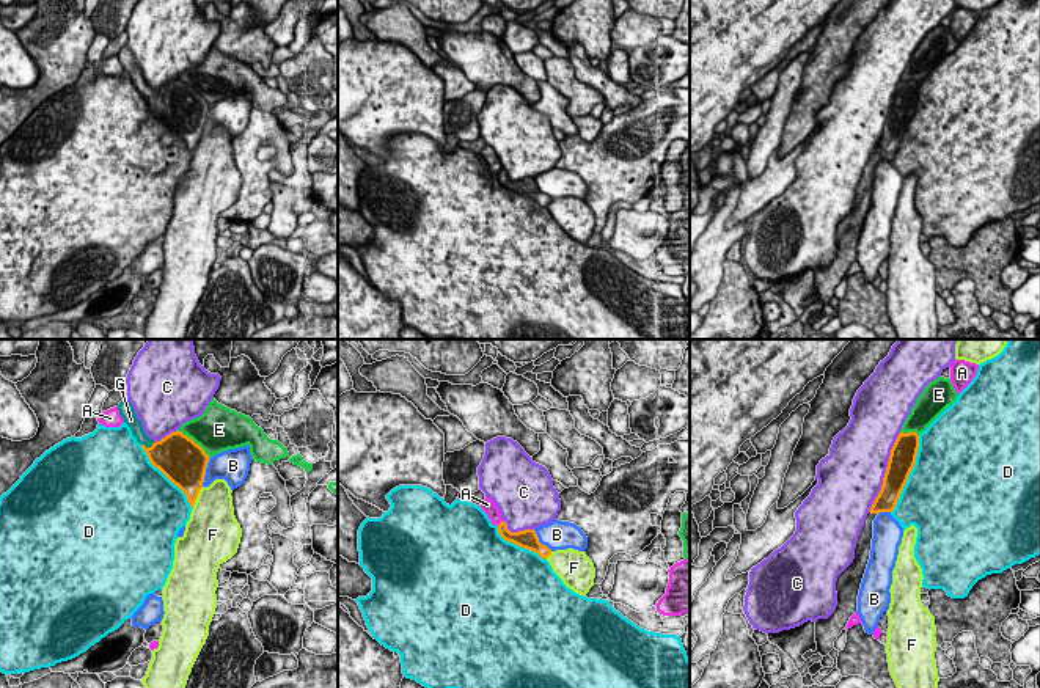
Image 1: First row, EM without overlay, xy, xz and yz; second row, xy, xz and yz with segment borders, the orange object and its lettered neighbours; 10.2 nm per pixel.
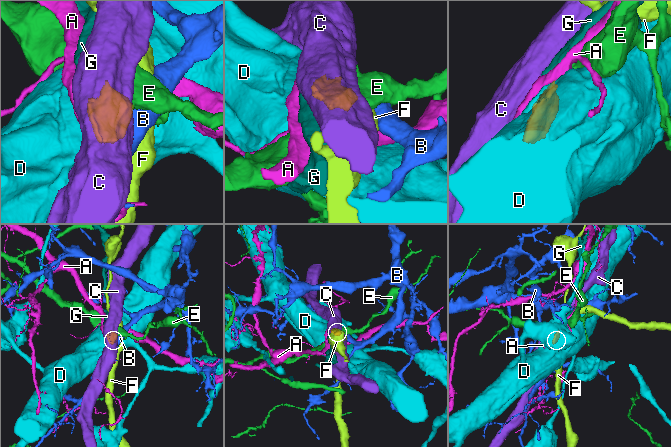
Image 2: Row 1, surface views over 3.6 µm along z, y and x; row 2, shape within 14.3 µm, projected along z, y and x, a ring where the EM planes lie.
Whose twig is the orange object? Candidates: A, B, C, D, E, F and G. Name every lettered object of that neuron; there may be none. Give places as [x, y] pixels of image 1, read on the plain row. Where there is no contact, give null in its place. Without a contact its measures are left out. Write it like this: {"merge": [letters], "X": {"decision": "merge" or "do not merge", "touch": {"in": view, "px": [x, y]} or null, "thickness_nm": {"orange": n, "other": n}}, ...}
{"merge": ["G"], "A": {"decision": "do not merge", "touch": {"in": "xz", "px": [500, 172]}, "thickness_nm": {"orange": 130, "other": 140}}, "B": {"decision": "do not merge", "touch": {"in": "xy", "px": [205, 120]}, "thickness_nm": {"orange": 460, "other": 300}}, "C": {"decision": "do not merge", "touch": {"in": "yz", "px": [886, 120]}, "thickness_nm": {"orange": 280, "other": 480}}, "D": {"decision": "do not merge", "touch": {"in": "yz", "px": [908, 123]}, "thickness_nm": {"orange": 280, "other": 480}}, "E": {"decision": "do not merge", "touch": {"in": "xy", "px": [194, 90]}, "thickness_nm": {"orange": 460, "other": 440}}, "F": {"decision": "do not merge", "touch": {"in": "xy", "px": [197, 145]}, "thickness_nm": {"orange": 320, "other": 440}}, "G": {"decision": "merge", "touch": {"in": "xy", "px": [148, 96]}, "thickness_nm": {"orange": 380, "other": 130}}}

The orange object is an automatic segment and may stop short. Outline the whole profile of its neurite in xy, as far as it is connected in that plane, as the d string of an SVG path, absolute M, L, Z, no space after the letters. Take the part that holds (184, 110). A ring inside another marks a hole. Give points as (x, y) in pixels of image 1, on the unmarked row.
M124 46L118 53L119 63L130 75L132 83L148 102L149 110L159 116L187 145L193 156L203 137L209 104L192 86L176 79L160 90L151 88L137 66L132 52Z

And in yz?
M916 80L899 82L891 97L881 138L875 146L858 185L855 207L837 225L837 254L828 267L818 267L815 270L817 298L806 300L803 303L804 308L817 302L820 302L822 305L829 303L829 300L834 297L834 289L847 275L850 265L858 259L858 243L870 207L873 168L880 160L892 160L895 157L908 124L914 116L917 97L919 83Z

